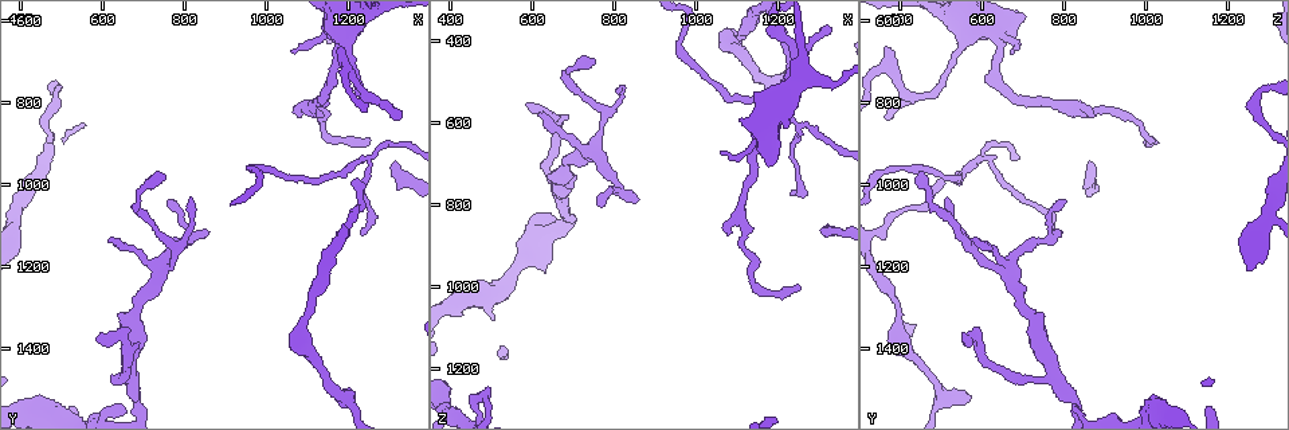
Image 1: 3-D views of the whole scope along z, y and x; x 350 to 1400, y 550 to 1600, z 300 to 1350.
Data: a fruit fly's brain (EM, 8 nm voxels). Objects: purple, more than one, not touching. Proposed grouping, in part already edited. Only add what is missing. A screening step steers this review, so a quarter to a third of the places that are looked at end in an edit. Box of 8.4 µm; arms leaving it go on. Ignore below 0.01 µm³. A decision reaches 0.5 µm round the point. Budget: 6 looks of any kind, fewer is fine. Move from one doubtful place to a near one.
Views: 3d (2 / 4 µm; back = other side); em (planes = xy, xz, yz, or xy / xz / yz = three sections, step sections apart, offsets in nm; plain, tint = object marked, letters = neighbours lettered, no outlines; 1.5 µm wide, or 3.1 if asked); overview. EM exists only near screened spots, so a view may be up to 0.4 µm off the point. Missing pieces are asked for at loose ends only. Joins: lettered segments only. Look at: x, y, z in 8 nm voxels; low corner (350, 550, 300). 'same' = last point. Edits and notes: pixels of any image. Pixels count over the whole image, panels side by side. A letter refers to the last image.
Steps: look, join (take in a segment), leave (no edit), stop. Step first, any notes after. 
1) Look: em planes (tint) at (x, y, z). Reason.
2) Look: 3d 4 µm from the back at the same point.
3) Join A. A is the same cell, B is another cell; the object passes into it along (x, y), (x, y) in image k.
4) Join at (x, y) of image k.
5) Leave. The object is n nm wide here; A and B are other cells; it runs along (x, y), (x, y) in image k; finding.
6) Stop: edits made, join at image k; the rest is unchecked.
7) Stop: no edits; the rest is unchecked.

Look: 3d 2 µm at (1055, 670, 675). An open end.

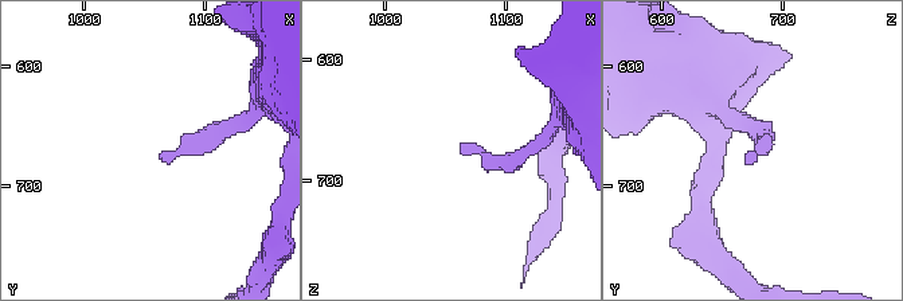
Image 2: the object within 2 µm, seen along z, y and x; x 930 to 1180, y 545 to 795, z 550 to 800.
Look: em xz step 8 (letters) at (1062, 676, 676).

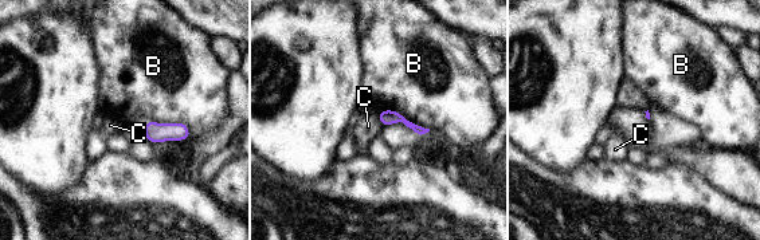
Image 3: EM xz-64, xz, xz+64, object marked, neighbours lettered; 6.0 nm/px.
Leave. B and C are other cells; it runs along (382, 114), (402, 118), (420, 130) in image 3; none of them fits.

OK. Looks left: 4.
Look: 3d 4 µm at (1235, 1120, 780). Tapers out.

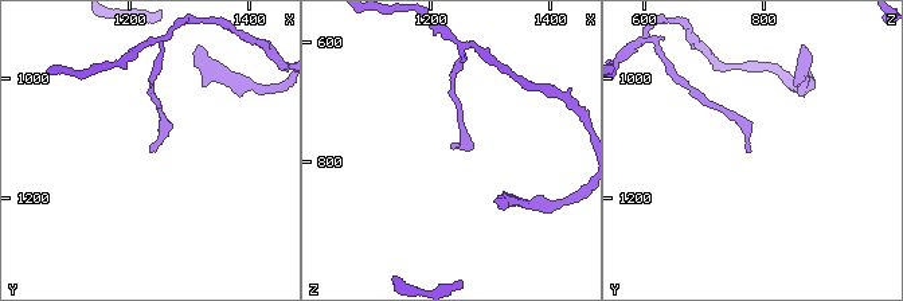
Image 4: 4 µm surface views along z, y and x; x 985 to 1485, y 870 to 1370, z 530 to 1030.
Look: em planes (letters) at (1240, 1125, 780). Need the tissue.

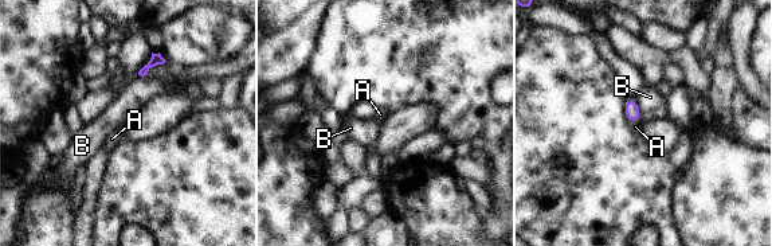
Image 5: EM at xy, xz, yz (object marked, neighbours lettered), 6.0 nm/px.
Join A. The object is 90 nm wide here; A is the same cell, B is another cell; the object passes into it along (631, 109), (634, 121), (635, 127) in image 5; the neuron continues.

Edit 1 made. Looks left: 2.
Look: overview. Redraw.

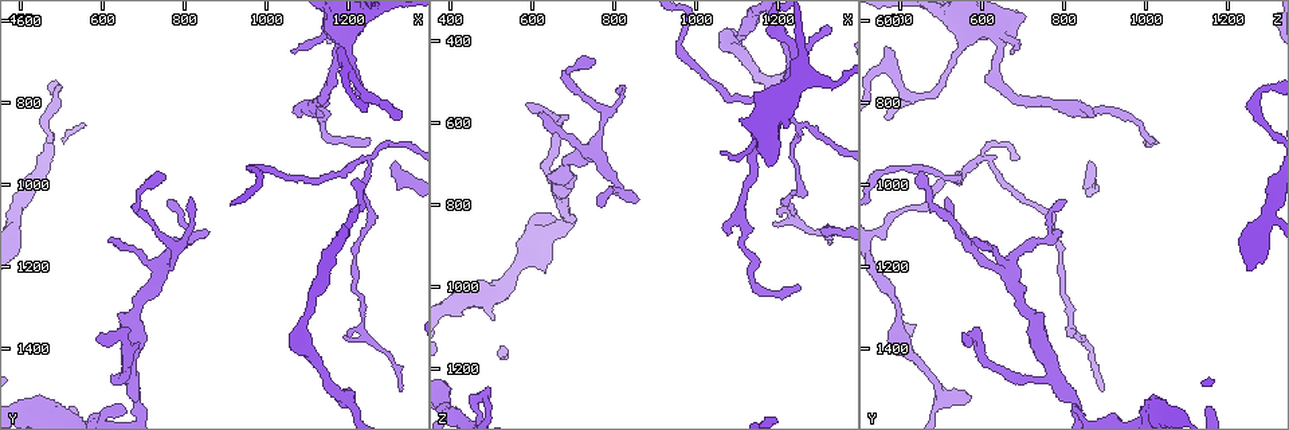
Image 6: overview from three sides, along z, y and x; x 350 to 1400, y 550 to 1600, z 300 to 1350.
Look: em planes (letters) at (595, 1375, 545). An open end.

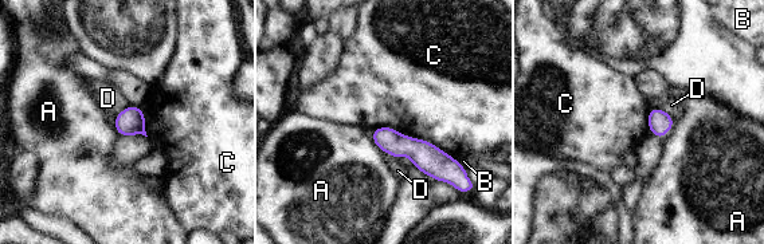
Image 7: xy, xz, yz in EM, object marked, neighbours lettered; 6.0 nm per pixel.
Leave. A, B, C and D are other cells; no lettered segment goes on from it.

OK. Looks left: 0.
Stop: edits made, join at image 5; the rest is unchecked.

